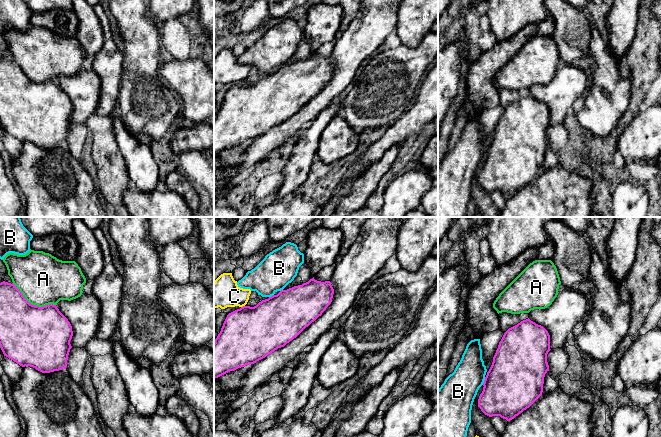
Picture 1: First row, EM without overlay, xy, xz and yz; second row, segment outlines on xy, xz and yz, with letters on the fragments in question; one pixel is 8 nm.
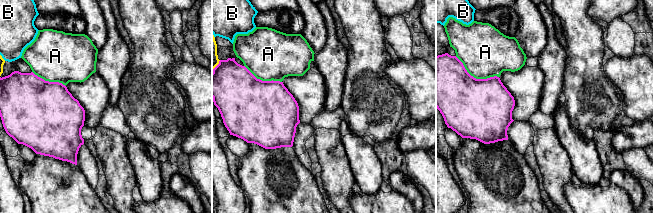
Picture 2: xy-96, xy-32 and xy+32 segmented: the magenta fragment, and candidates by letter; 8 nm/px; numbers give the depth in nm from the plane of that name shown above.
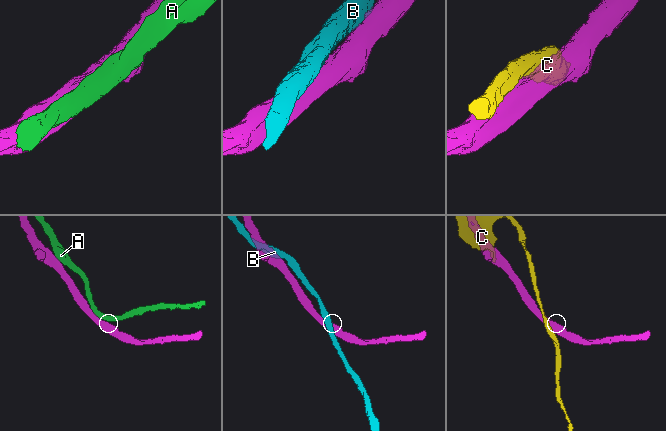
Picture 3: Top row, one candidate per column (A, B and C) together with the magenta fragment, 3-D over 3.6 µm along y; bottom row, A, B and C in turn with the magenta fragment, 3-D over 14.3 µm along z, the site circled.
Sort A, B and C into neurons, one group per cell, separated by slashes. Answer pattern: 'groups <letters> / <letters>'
groups A / B / C

